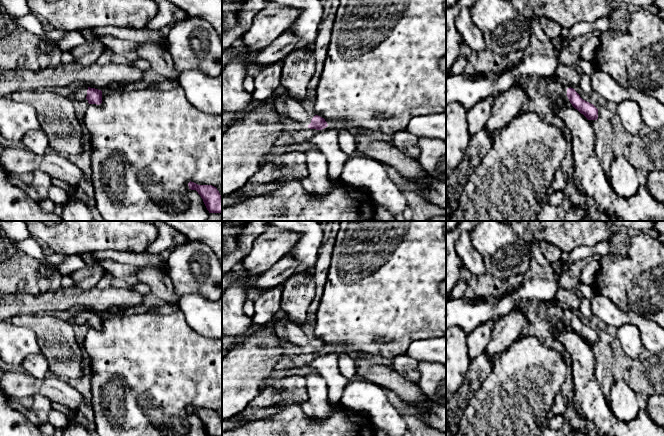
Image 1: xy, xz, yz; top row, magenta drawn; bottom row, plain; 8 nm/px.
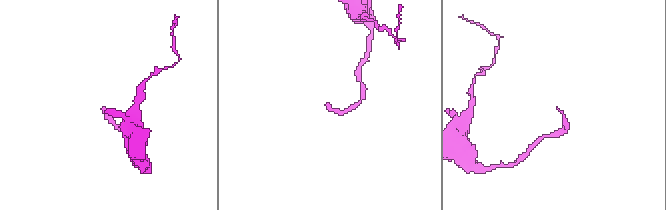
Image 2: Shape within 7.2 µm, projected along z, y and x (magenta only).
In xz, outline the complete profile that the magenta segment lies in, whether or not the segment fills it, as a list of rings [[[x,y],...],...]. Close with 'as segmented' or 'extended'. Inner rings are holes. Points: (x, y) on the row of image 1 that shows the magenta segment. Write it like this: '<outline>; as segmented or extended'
[[[287,92],[276,96],[274,106],[281,116],[298,121],[310,129],[322,130],[328,126],[324,118],[318,115],[310,116],[302,107],[301,102],[291,97]]]; extended

